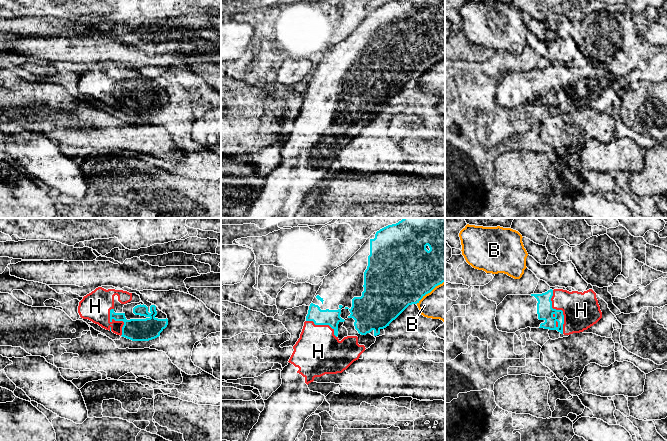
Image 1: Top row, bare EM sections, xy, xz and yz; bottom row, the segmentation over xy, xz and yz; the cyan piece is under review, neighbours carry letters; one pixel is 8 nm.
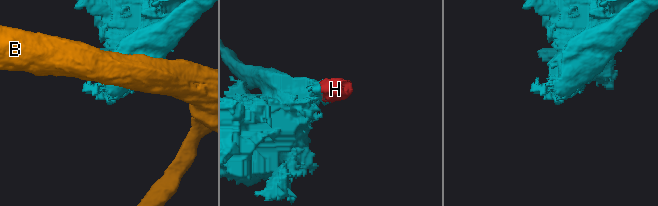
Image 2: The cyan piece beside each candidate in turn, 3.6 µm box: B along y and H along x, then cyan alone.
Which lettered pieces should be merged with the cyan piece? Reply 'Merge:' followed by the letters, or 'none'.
Merge: H

